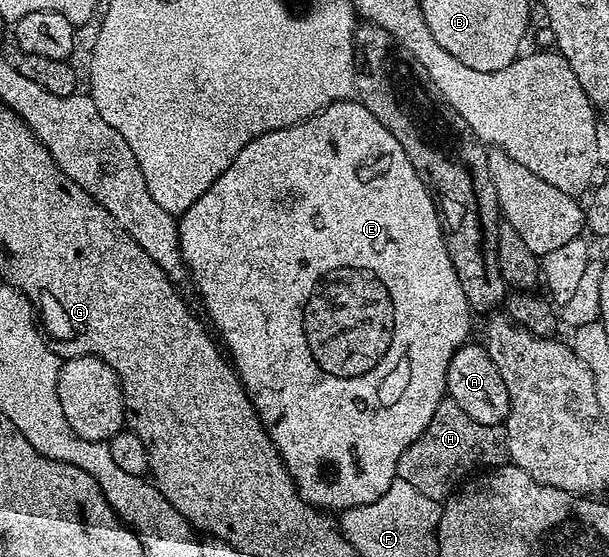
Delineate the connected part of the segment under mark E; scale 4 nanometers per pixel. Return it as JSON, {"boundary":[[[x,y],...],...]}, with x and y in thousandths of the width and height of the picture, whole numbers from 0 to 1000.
{"boundary":[[[589,180],[576,181],[545,183],[540,190],[537,185],[521,205],[511,205],[498,219],[450,237],[437,237],[430,244],[411,251],[411,259],[404,259],[404,266],[397,266],[397,273],[391,273],[391,280],[384,280],[384,294],[378,294],[371,302],[371,309],[365,309],[365,316],[358,316],[358,323],[351,323],[351,330],[345,330],[345,338],[338,338],[338,345],[332,345],[332,352],[325,352],[325,359],[319,366],[312,366],[309,379],[294,386],[292,391],[296,451],[302,461],[302,474],[309,481],[314,512],[322,512],[322,521],[328,526],[328,542],[335,548],[343,575],[348,576],[346,591],[358,601],[373,641],[388,670],[394,673],[394,688],[406,700],[420,745],[427,750],[427,759],[433,763],[433,772],[460,815],[460,824],[466,828],[466,838],[473,842],[473,853],[486,871],[486,882],[493,885],[496,898],[502,898],[527,919],[547,919],[545,916],[563,919],[575,912],[588,912],[594,905],[614,905],[614,898],[621,898],[621,890],[627,890],[627,883],[634,883],[634,876],[640,876],[640,869],[652,864],[650,835],[660,811],[667,811],[667,804],[673,804],[673,797],[680,797],[680,790],[686,790],[686,783],[693,783],[700,761],[706,761],[706,747],[713,747],[713,732],[719,732],[722,720],[732,713],[739,646],[745,639],[745,632],[752,632],[752,625],[770,612],[768,598],[775,592],[775,571],[778,573],[778,558],[768,548],[765,524],[759,524],[759,510],[752,510],[752,488],[745,488],[745,474],[739,474],[739,452],[732,452],[726,393],[709,343],[686,316],[686,309],[680,302],[680,294],[673,294],[667,273],[660,273],[660,259],[654,259],[654,251],[647,251],[647,244],[640,244],[640,237],[634,237],[634,230],[627,230],[627,223],[621,223],[621,208],[614,208],[614,201],[601,196]]]}

